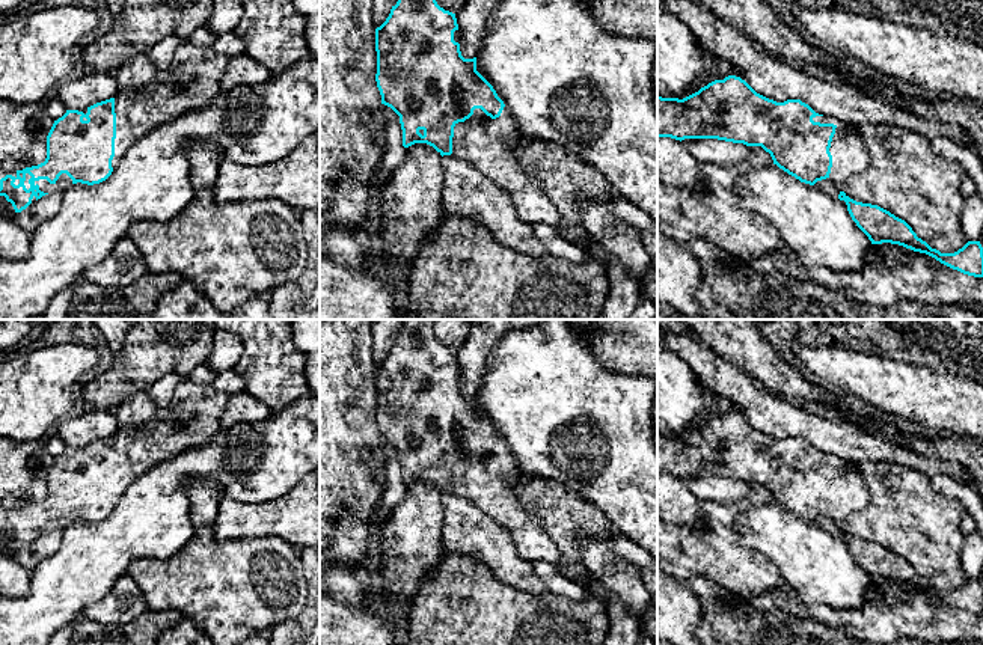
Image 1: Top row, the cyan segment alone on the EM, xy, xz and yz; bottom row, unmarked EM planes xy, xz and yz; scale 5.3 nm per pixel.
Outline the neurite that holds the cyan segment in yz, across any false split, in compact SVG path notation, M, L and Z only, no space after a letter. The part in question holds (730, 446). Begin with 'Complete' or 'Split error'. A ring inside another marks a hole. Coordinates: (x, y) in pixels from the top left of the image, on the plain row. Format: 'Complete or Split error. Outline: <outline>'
Split error. Outline: M728 413L683 437L657 434L659 475L761 484L789 512L844 538L852 558L871 582L899 582L963 612L983 615L980 579L968 579L954 591L941 591L918 576L905 558L877 543L850 536L843 529L844 520L870 505L870 487L856 466L816 451L801 437L776 440L757 431L740 414Z

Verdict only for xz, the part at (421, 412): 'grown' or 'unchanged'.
grown

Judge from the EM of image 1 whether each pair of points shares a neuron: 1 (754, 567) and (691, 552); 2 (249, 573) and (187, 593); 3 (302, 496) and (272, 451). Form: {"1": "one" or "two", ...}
{"1": "one", "2": "one", "3": "two"}

